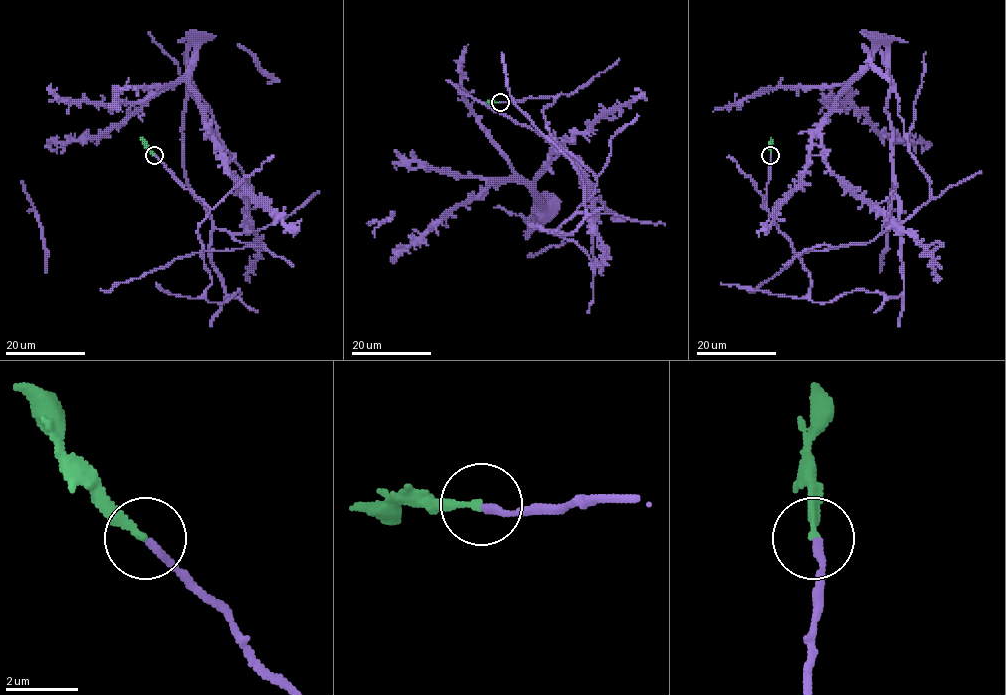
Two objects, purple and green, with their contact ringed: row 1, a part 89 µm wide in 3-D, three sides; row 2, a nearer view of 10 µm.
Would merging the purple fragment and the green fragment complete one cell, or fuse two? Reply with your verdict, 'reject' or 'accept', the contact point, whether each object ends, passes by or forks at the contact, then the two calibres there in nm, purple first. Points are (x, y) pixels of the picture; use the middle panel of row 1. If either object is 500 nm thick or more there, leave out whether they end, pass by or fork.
reject; place (500, 102); purple ends; green ends; calibres 220 and 190 nm

